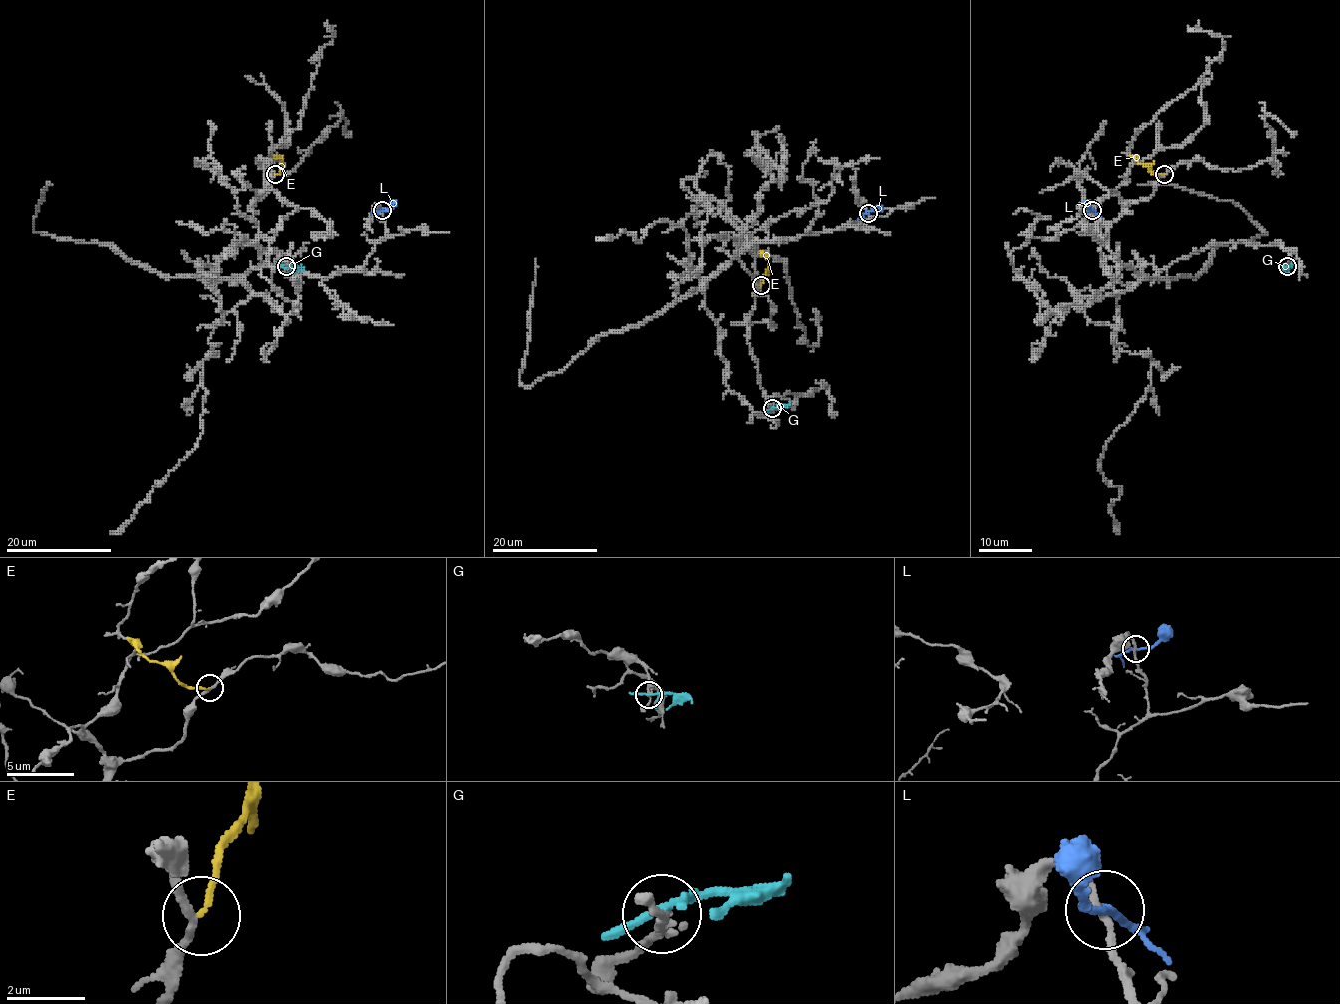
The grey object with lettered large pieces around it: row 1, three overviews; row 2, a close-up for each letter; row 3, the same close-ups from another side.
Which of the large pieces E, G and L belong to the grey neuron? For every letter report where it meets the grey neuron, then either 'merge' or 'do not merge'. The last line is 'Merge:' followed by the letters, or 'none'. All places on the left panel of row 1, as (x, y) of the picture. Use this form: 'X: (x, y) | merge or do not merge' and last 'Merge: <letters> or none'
E: (275, 174) | do not merge
G: (286, 266) | do not merge
L: (382, 210) | do not merge
Merge: none

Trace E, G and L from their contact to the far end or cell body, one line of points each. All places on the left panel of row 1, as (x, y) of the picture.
E: (275, 175), (282, 168), (282, 160), (274, 155)
G: (287, 266), (300, 266), (304, 270)
L: (382, 210), (397, 202)

